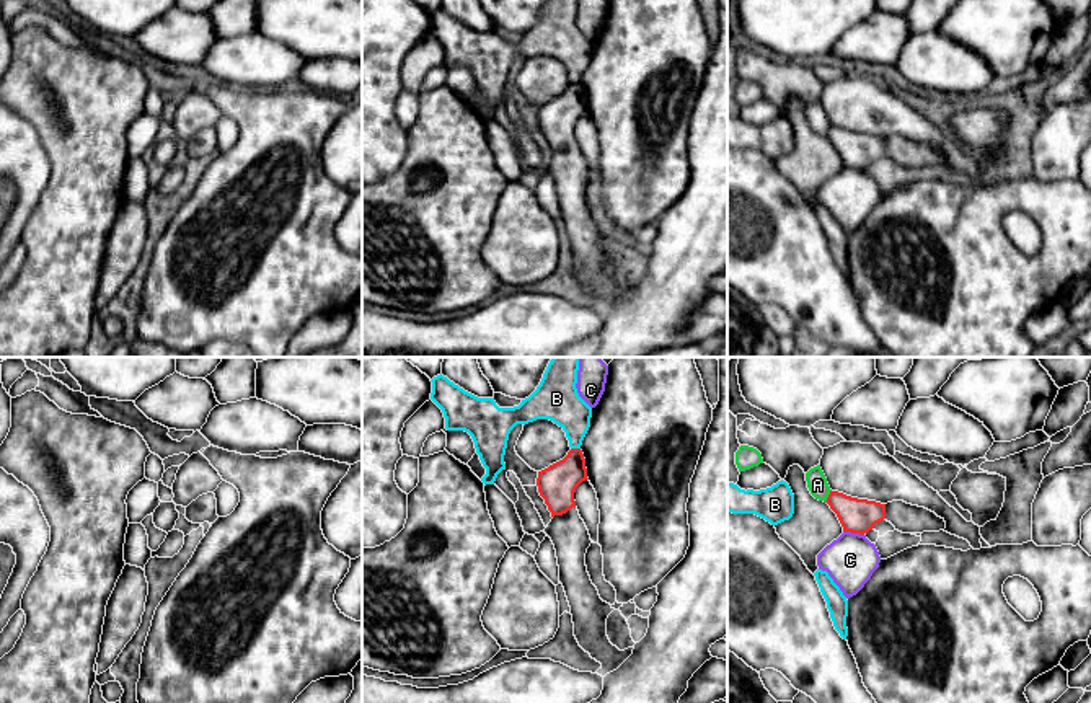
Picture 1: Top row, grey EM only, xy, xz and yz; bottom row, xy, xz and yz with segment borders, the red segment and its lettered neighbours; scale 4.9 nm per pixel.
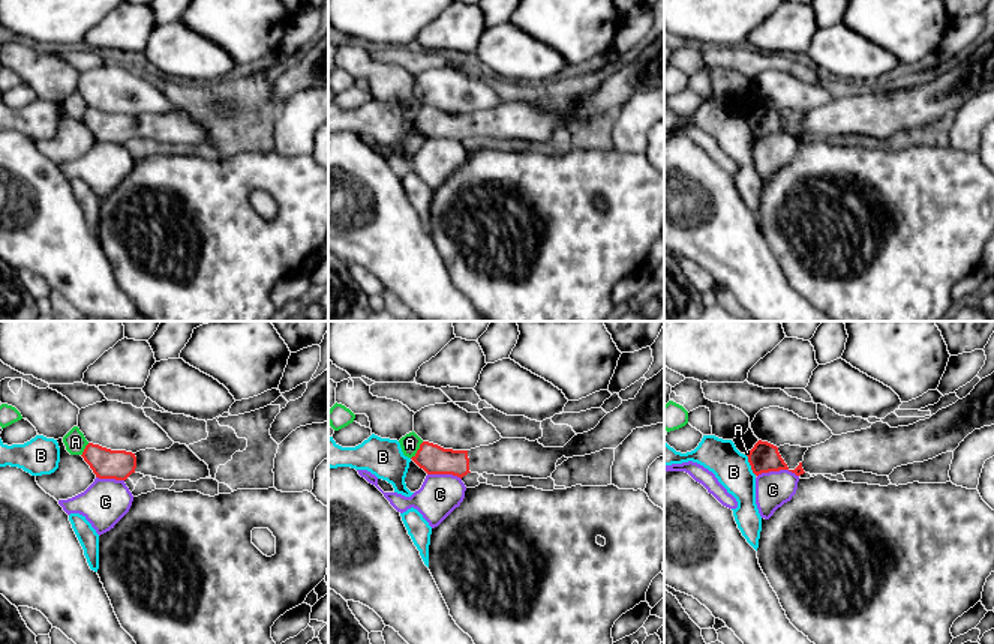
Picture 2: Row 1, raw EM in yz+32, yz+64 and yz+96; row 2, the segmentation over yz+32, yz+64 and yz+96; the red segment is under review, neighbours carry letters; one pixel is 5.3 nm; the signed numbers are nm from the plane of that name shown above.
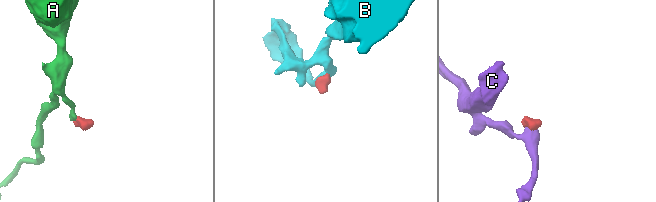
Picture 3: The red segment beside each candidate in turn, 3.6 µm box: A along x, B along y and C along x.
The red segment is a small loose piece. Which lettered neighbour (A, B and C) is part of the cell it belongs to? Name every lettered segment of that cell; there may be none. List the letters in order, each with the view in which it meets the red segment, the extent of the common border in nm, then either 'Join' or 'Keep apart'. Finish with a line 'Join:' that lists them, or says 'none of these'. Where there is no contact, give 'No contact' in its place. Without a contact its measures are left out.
A: Touches red in yz. Shared border 70 nm. Keep apart
B: Touches red in xz. Shared border 50 nm. Keep apart
C: Touches red in yz. Shared border 110 nm. Keep apart
Join: none of these

